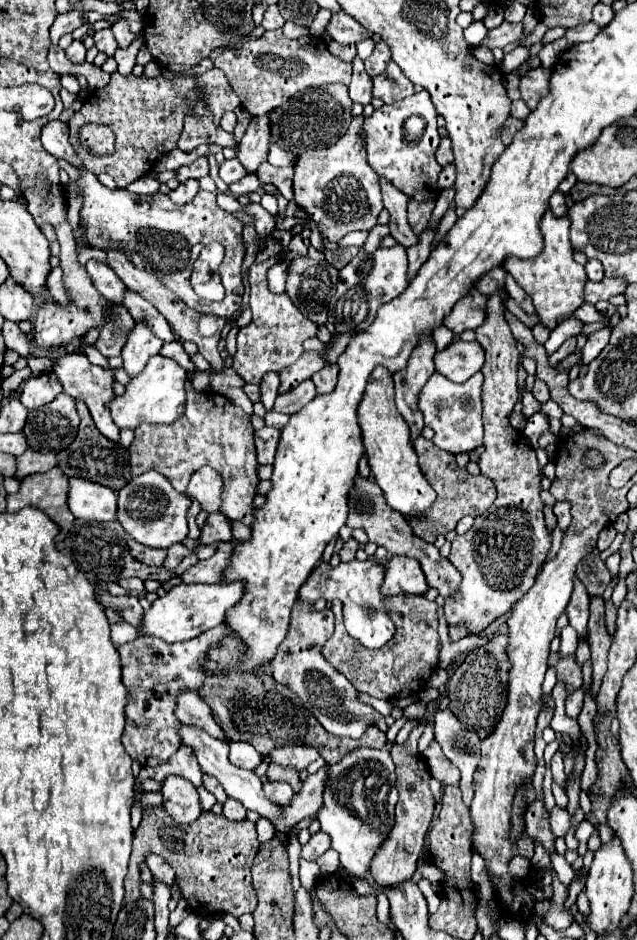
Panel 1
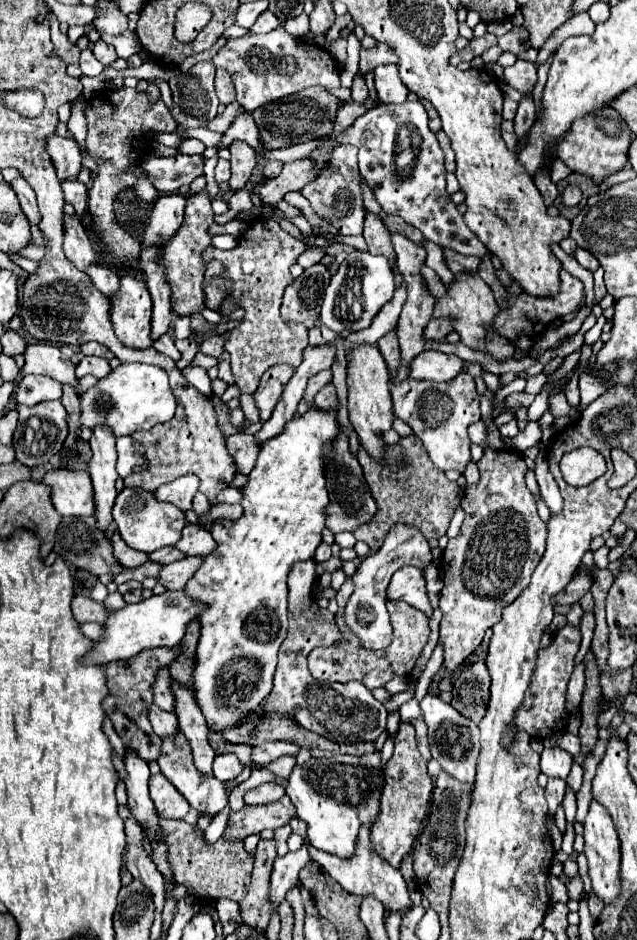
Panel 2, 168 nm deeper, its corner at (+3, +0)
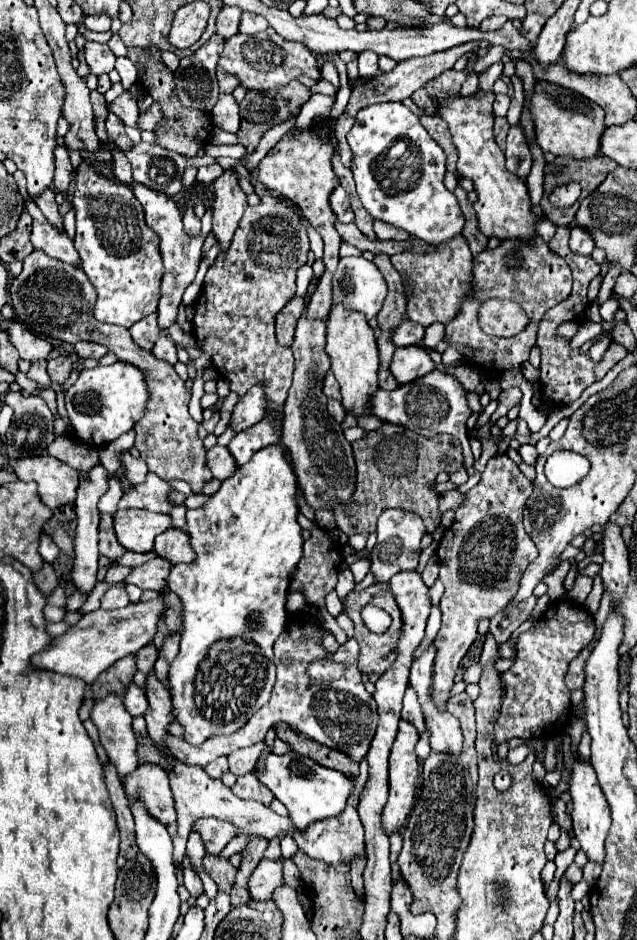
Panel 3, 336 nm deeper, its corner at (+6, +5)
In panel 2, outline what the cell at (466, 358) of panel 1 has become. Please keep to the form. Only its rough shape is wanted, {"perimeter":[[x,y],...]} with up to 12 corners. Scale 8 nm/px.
{"perimeter":[[422,352],[410,378],[448,382],[464,372],[456,354]]}

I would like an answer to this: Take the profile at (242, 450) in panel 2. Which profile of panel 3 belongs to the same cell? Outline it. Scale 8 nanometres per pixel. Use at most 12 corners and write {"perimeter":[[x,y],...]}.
{"perimeter":[[227,447],[207,451],[211,475],[225,481],[235,473],[235,461]]}

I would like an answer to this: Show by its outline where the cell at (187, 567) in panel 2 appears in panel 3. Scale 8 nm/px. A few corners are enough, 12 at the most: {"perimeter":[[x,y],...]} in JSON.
{"perimeter":[[155,557],[133,567],[125,583],[161,591],[171,563]]}

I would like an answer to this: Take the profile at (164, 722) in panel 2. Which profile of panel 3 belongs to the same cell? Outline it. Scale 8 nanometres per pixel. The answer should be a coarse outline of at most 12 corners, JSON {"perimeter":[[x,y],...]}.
{"perimeter":[[131,681],[123,705],[131,717],[147,709],[145,691]]}

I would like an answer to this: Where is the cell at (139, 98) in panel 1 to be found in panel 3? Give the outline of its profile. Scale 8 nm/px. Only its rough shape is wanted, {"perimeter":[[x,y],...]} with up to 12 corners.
{"perimeter":[[217,67],[217,81],[223,93],[233,93],[239,79]]}

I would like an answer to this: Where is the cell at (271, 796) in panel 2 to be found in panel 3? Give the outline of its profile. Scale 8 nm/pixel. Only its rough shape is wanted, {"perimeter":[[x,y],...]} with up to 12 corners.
{"perimeter":[[253,773],[235,781],[231,791],[239,799],[253,799],[263,805],[273,793]]}

